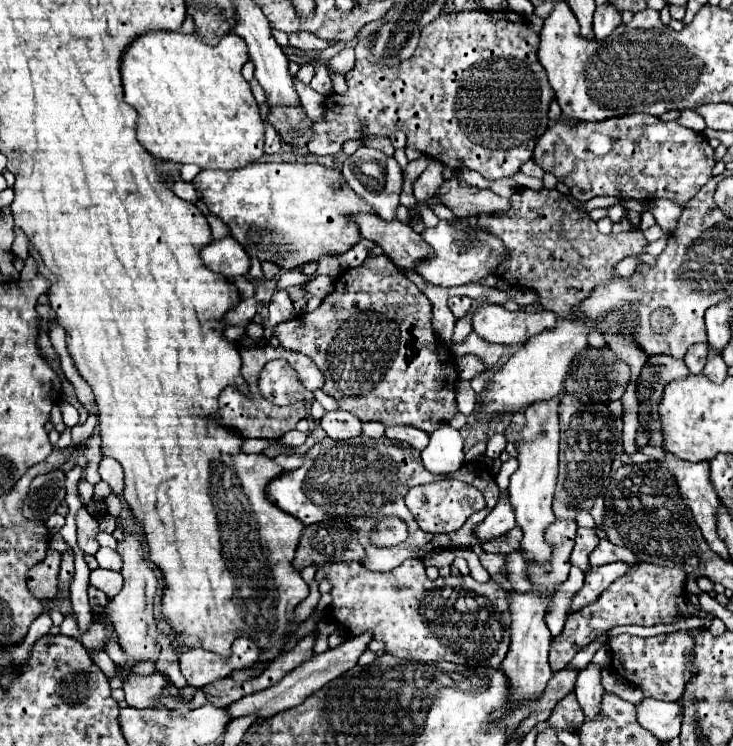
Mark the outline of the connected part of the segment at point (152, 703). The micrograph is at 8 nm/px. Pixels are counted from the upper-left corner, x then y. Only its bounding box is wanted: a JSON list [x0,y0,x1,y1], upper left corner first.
[120,669,174,713]

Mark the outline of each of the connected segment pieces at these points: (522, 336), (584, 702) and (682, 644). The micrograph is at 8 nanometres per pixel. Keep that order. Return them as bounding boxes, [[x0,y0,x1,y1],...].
[[466,303,556,343],[574,665,604,721],[608,633,694,701]]

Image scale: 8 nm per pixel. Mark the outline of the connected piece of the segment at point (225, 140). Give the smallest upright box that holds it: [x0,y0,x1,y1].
[120,31,264,169]

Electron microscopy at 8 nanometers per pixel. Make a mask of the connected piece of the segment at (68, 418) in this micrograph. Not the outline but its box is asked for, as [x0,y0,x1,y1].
[60,401,78,427]

